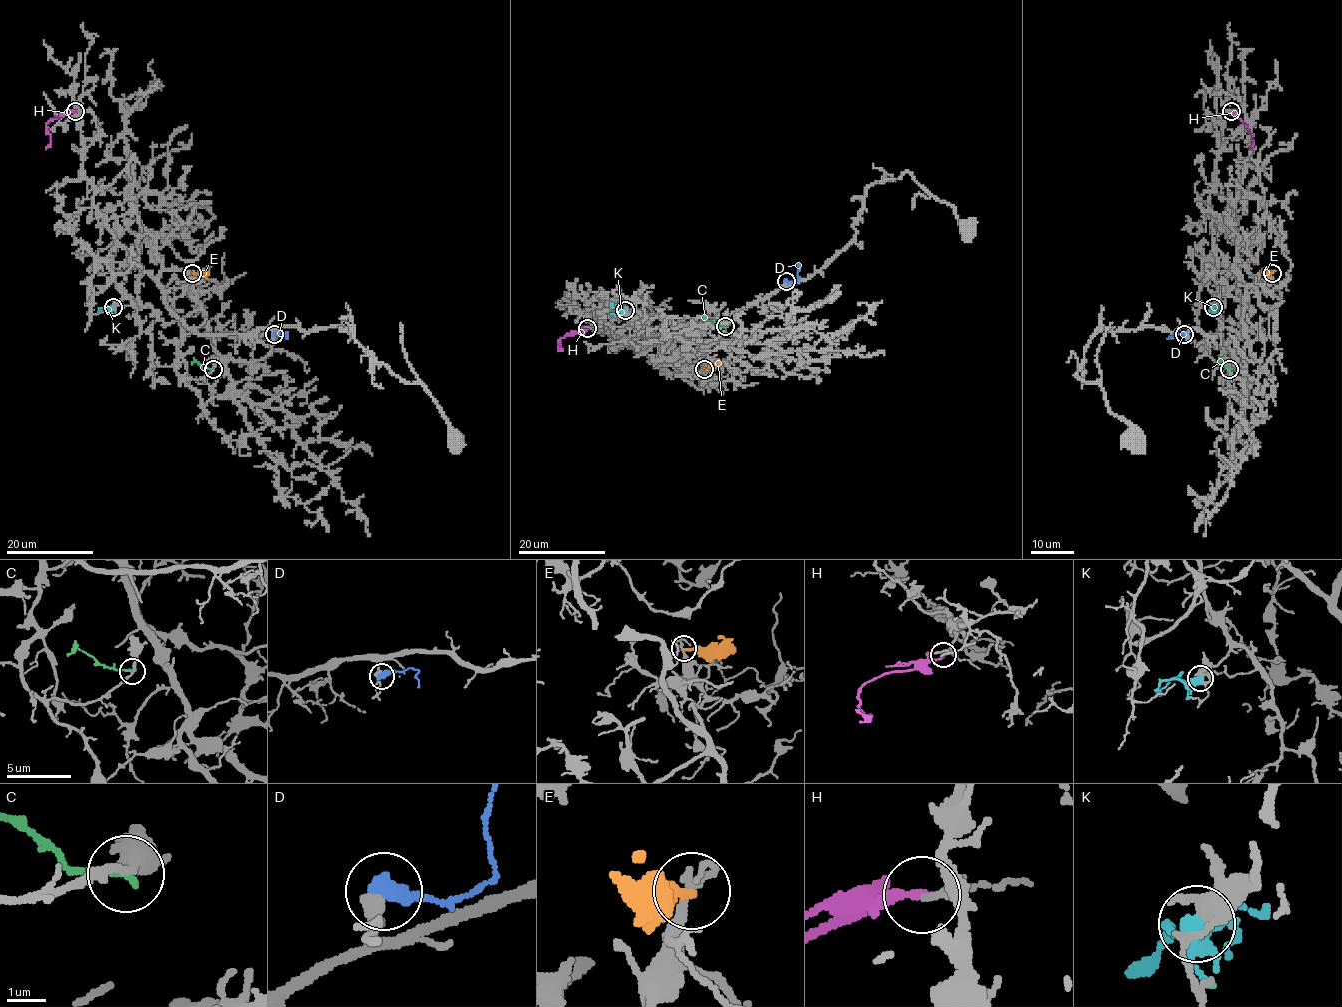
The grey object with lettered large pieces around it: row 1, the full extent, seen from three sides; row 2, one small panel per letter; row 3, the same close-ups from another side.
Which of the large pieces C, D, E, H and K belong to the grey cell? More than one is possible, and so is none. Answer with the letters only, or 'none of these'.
H

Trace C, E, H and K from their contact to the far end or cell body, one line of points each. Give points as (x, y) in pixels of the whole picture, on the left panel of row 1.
C: (213, 369), (195, 361), (191, 363)
E: (192, 273), (208, 270)
H: (75, 111), (67, 111), (47, 122), (50, 144), (45, 148)
K: (113, 307), (102, 307), (100, 312)

